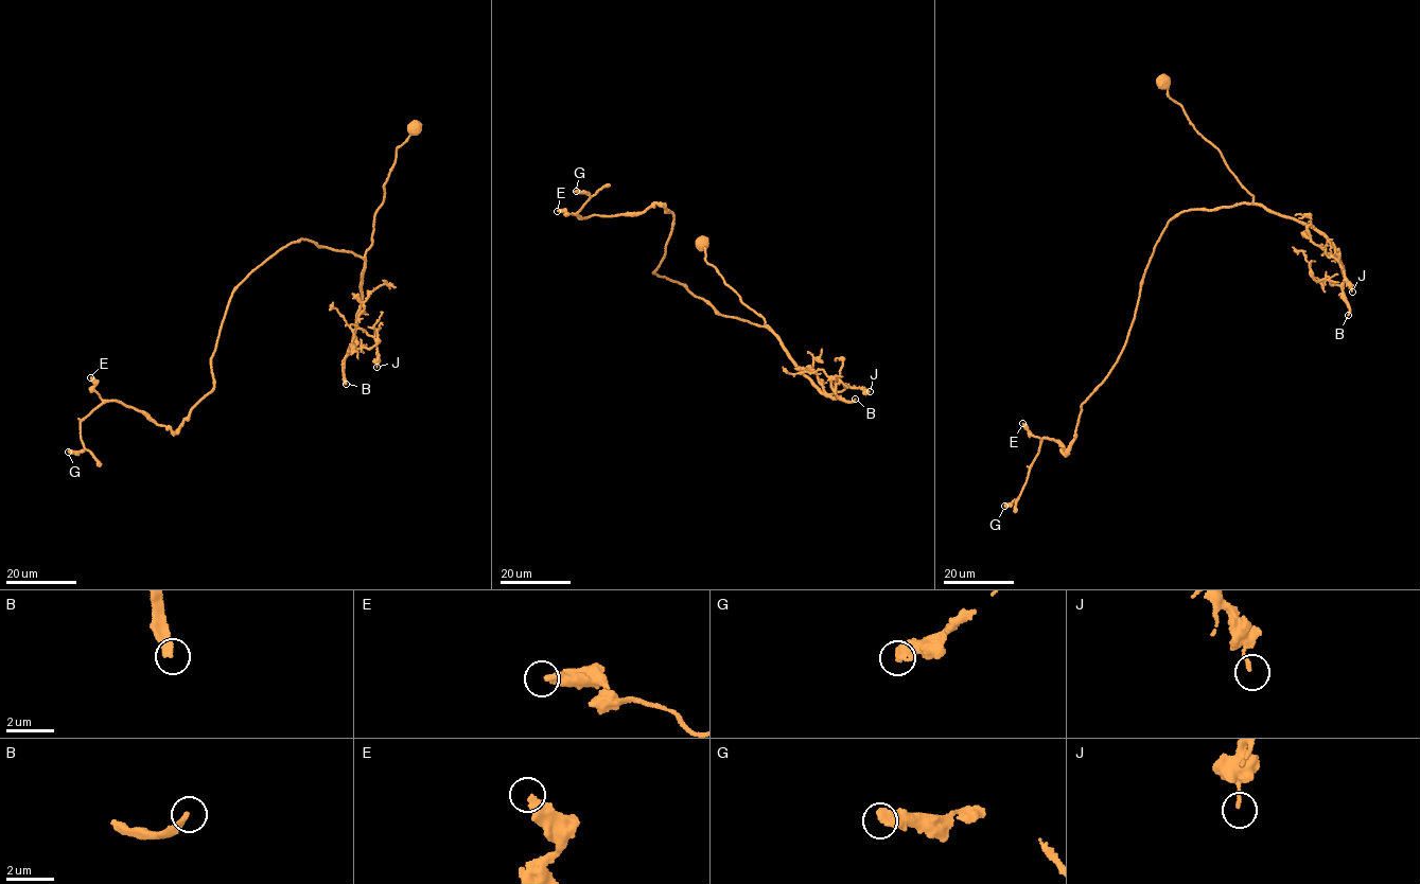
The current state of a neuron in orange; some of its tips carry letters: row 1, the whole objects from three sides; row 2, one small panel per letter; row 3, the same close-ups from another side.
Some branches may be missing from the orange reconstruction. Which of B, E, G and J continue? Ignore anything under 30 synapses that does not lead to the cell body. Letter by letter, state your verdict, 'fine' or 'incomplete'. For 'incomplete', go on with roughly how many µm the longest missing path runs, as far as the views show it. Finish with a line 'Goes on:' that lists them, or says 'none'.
B: incomplete; about 50 µm are missing
E: fine
G: fine
J: fine
Goes on: B

